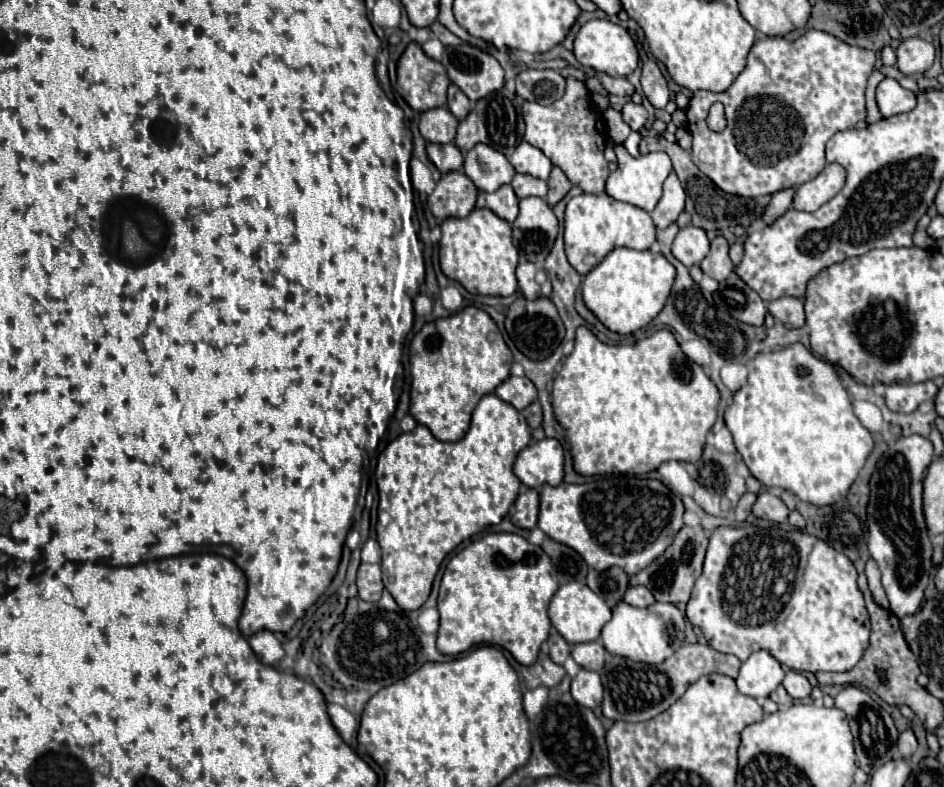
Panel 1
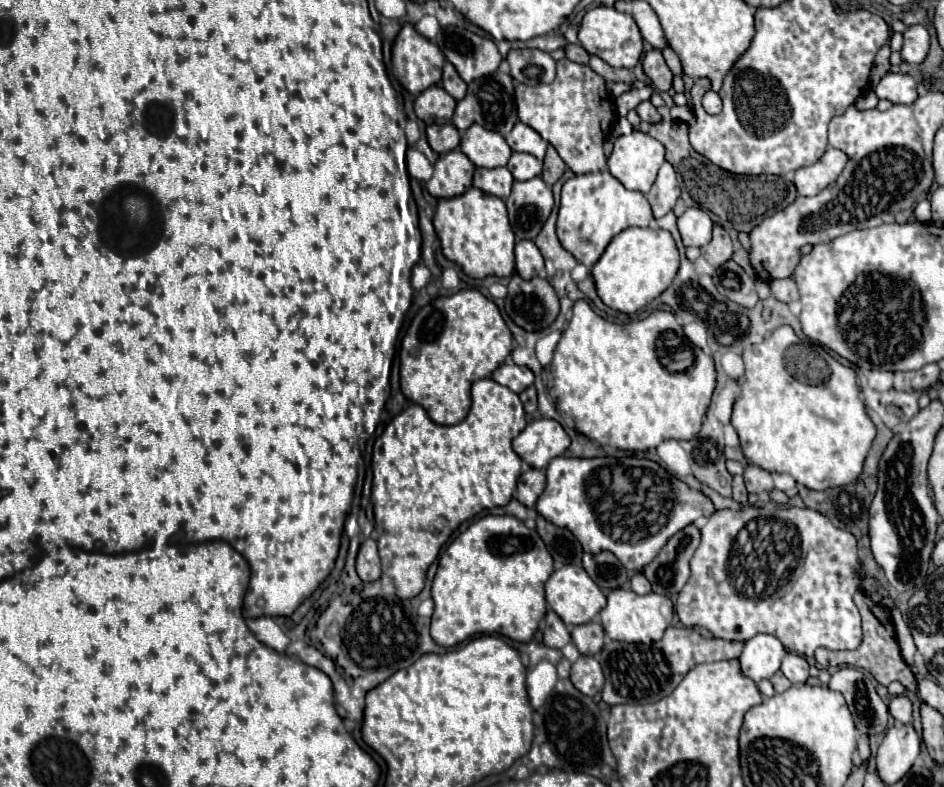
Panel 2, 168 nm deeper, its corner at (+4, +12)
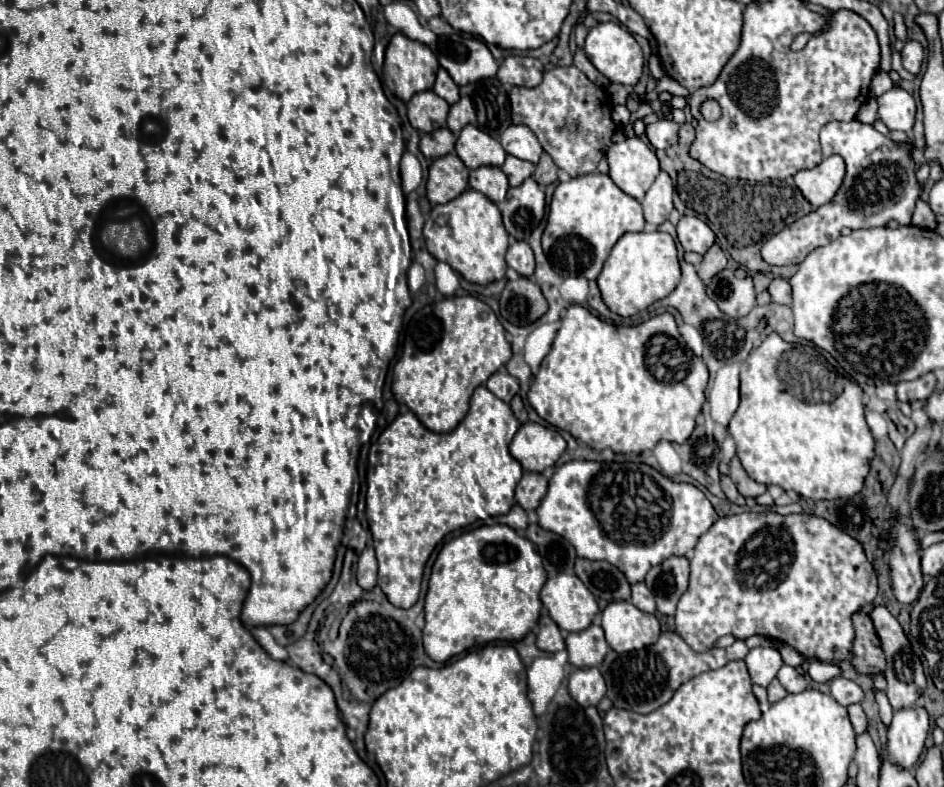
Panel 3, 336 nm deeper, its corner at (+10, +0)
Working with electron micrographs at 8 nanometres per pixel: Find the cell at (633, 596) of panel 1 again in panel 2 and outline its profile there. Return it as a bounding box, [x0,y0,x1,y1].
[630,574,652,594]

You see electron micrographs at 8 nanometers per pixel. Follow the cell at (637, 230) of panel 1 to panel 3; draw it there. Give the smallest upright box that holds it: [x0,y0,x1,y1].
[542,174,646,280]

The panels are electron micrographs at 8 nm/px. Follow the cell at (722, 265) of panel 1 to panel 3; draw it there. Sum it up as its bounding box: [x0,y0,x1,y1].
[698,244,726,280]

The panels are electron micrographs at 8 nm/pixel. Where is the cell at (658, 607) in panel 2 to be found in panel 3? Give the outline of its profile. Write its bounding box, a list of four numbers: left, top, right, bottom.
[600,602,660,652]

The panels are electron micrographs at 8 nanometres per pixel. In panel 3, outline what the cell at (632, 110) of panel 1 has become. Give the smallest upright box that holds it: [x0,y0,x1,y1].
[646,120,678,148]

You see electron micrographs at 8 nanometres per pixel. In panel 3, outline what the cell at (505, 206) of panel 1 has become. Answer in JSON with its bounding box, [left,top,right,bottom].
[470,166,508,202]

